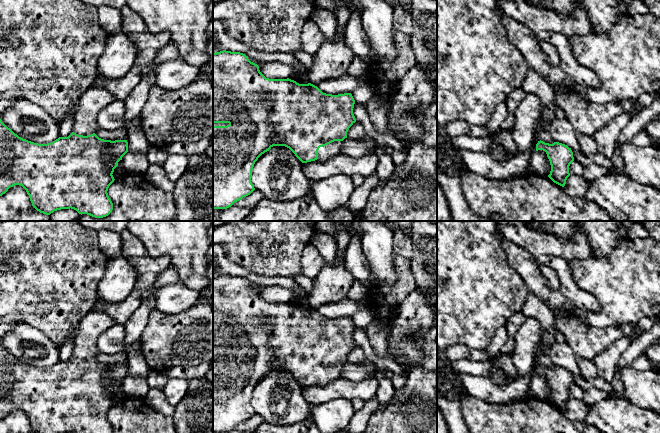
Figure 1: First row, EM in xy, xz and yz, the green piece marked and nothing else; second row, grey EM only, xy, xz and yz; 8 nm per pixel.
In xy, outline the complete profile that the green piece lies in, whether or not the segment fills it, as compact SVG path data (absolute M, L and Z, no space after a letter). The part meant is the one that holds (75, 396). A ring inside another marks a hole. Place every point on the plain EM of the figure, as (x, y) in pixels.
M90 311L79 322L73 346L73 356L47 368L38 368L19 361L0 343L0 420L10 411L22 410L35 433L113 433L108 412L114 406L113 396L128 376L127 364L104 364L95 357L100 353L98 337L115 321L104 312Z

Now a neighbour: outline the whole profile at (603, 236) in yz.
M585 221L580 230L587 235L595 257L602 258L627 238L628 228L635 223L637 221Z

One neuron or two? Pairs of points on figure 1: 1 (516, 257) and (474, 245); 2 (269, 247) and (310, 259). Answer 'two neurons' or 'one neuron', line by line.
1: two neurons
2: two neurons

